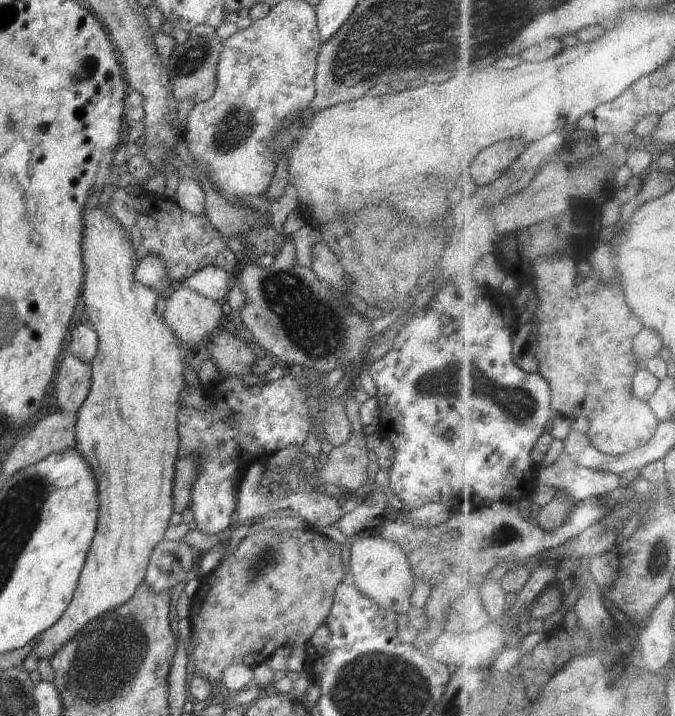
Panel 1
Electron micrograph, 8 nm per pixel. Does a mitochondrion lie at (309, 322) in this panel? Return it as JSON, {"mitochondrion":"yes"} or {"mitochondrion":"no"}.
{"mitochondrion":"yes"}

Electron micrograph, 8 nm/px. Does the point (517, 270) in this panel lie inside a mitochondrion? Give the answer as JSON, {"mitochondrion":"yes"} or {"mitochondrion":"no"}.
{"mitochondrion":"no"}

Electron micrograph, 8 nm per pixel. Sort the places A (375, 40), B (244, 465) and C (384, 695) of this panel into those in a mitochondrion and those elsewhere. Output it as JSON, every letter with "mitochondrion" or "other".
{"A":"mitochondrion","B":"other","C":"mitochondrion"}

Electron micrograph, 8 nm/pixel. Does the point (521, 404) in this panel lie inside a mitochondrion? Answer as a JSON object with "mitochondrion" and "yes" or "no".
{"mitochondrion":"yes"}

